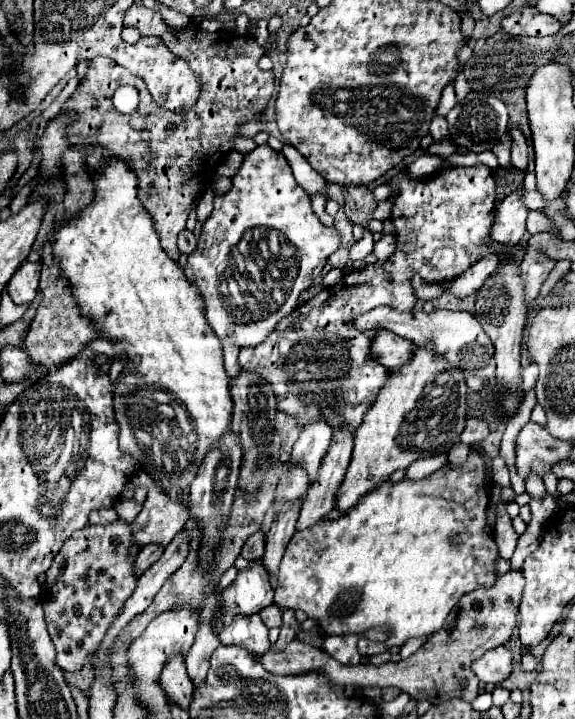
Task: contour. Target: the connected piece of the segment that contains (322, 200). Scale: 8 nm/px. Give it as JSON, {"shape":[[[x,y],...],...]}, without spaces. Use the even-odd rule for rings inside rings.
{"shape":[[[316,193],[316,195],[312,195],[312,209],[314,209],[314,213],[324,221],[324,223],[328,223],[332,217],[330,215],[326,215],[326,211],[324,211],[324,205],[326,205],[326,197],[322,195],[322,193]]]}

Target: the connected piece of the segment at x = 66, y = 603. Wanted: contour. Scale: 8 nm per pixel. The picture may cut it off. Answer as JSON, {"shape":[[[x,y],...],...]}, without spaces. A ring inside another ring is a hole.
{"shape":[[[116,519],[106,525],[90,525],[76,531],[72,537],[64,541],[64,547],[56,555],[52,567],[46,571],[46,583],[42,585],[40,603],[44,607],[44,617],[48,625],[48,633],[56,647],[56,663],[62,671],[80,671],[90,661],[90,657],[98,651],[104,635],[112,627],[116,615],[122,611],[126,599],[134,593],[138,585],[138,575],[134,571],[136,547],[132,547],[132,523]]]}

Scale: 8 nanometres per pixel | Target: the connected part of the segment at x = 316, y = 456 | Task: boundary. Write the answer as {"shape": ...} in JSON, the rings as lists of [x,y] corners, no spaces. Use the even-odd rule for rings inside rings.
{"shape":[[[316,421],[304,425],[298,441],[294,443],[292,463],[296,463],[296,467],[300,463],[300,467],[308,471],[312,481],[316,479],[322,457],[330,447],[330,437],[332,437],[332,427],[328,427],[328,423],[324,421]]]}

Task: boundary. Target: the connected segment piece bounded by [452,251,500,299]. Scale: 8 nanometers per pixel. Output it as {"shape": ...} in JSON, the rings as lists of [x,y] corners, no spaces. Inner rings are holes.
{"shape":[[[492,251],[492,255],[484,255],[484,259],[480,259],[480,263],[474,263],[468,271],[464,271],[464,275],[460,275],[452,281],[452,293],[460,299],[468,297],[470,293],[474,293],[476,289],[482,287],[486,277],[490,273],[494,273],[498,265],[500,265],[500,255],[496,255],[496,251]]]}

